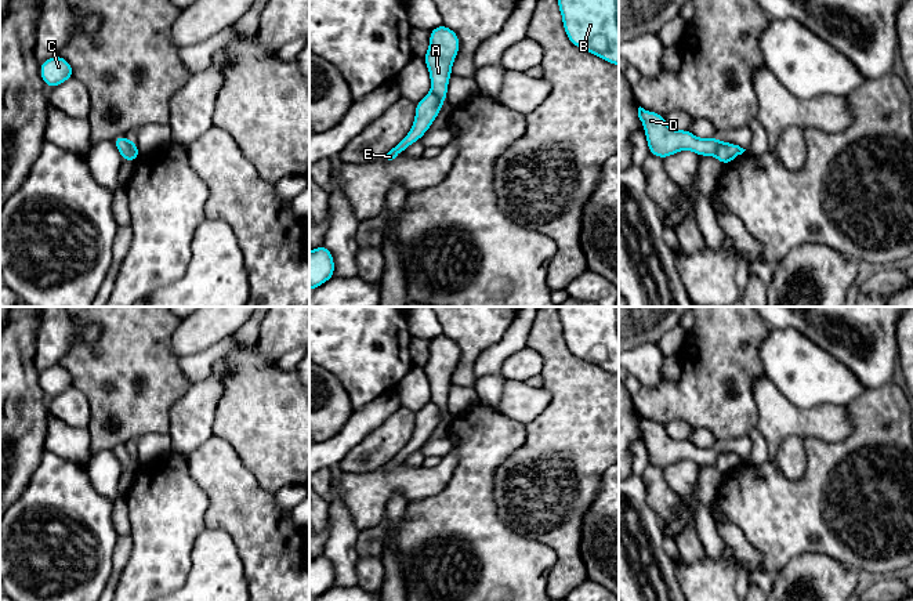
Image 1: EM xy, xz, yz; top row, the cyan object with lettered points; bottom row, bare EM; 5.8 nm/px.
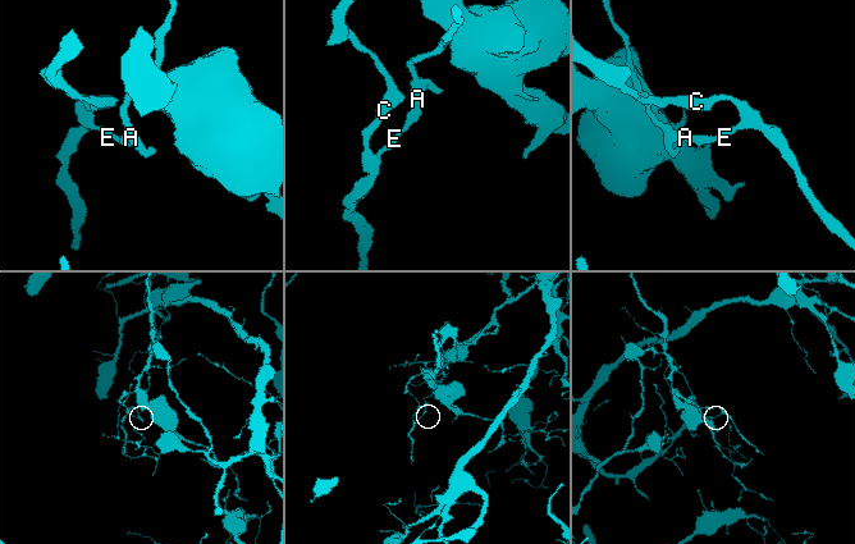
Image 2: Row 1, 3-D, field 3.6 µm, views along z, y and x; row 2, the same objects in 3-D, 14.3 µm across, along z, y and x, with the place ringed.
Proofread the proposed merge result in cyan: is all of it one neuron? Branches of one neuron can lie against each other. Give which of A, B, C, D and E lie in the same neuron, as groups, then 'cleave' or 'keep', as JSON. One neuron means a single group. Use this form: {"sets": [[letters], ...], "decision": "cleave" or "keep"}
{"sets": [["A", "D"], ["B", "C", "E"]], "decision": "cleave"}

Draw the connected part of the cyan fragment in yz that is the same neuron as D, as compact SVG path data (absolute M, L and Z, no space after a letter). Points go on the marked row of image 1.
M638 108L638 117L646 134L649 155L667 159L673 153L689 149L699 156L711 156L718 144L717 137L703 140L695 137L689 130L673 130L666 123L664 115Z

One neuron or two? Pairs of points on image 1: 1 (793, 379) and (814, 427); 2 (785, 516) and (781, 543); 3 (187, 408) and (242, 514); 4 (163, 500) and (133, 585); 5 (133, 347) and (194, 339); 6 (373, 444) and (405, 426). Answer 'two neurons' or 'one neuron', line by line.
1: two neurons
2: one neuron
3: one neuron
4: one neuron
5: two neurons
6: one neuron

